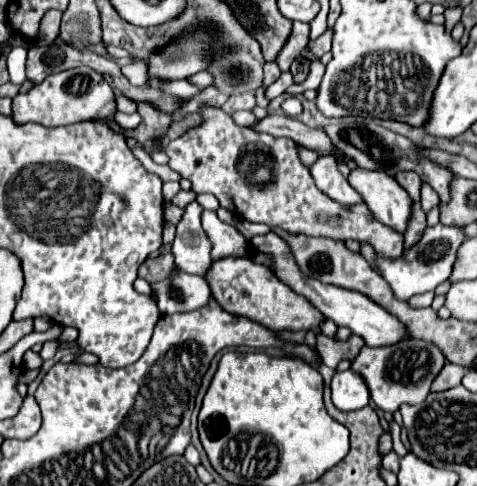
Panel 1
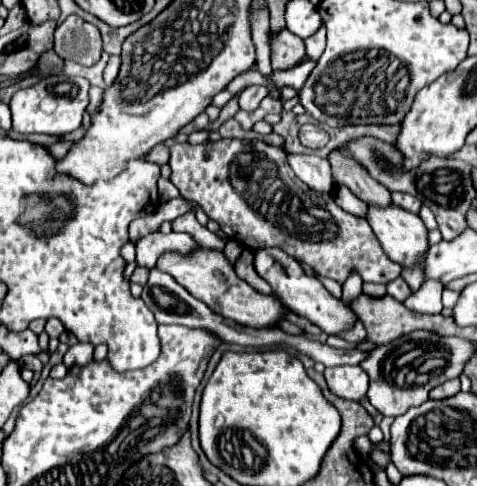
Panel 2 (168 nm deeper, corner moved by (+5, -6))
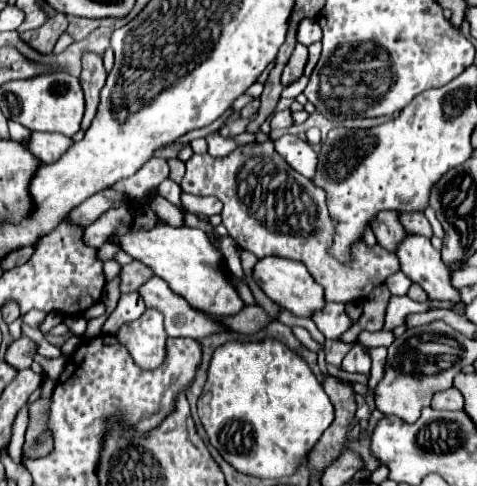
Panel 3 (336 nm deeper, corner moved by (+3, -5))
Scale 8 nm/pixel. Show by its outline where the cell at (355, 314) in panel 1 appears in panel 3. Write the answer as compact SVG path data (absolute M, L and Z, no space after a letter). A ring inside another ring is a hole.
M263 257L257 261L253 269L253 277L269 299L273 299L277 305L289 309L299 317L311 317L315 311L321 311L325 307L325 293L321 285L313 281L313 277L309 275L309 271L301 261L293 261L285 257Z

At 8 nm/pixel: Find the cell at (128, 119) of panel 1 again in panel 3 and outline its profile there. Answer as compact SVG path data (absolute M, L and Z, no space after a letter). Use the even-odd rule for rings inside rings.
M33 133L27 149L39 157L43 163L53 163L57 161L69 147L73 139L57 133Z

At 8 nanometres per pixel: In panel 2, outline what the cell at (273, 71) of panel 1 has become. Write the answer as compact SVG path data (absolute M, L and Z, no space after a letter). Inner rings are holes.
M249 86L247 90L243 90L239 94L239 106L241 106L241 110L253 112L265 96L267 96L267 90L263 86Z

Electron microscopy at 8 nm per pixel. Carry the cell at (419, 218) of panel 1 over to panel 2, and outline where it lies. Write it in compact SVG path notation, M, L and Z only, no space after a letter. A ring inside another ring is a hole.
M411 268L411 270L403 270L401 276L405 278L405 282L411 286L411 292L417 292L421 288L421 284L425 282L423 280L423 272L421 268Z

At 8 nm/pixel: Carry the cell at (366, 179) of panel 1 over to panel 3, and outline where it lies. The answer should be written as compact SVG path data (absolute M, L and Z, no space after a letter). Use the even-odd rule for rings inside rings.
M407 233L397 245L395 255L399 259L401 271L413 283L419 283L431 299L449 299L461 303L457 289L449 283L449 271L441 261L441 253L433 249L427 237Z

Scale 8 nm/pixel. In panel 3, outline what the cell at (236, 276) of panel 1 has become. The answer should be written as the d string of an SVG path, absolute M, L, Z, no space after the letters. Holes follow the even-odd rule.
M157 225L149 231L143 229L131 231L131 227L127 227L127 229L119 229L111 237L111 241L119 243L125 253L145 263L157 277L165 279L177 295L185 297L193 307L205 313L229 317L229 315L237 315L245 307L243 299L239 297L237 289L229 281L221 265L223 261L219 249L209 241L209 237L201 229L191 229L191 227L175 229L169 225Z

